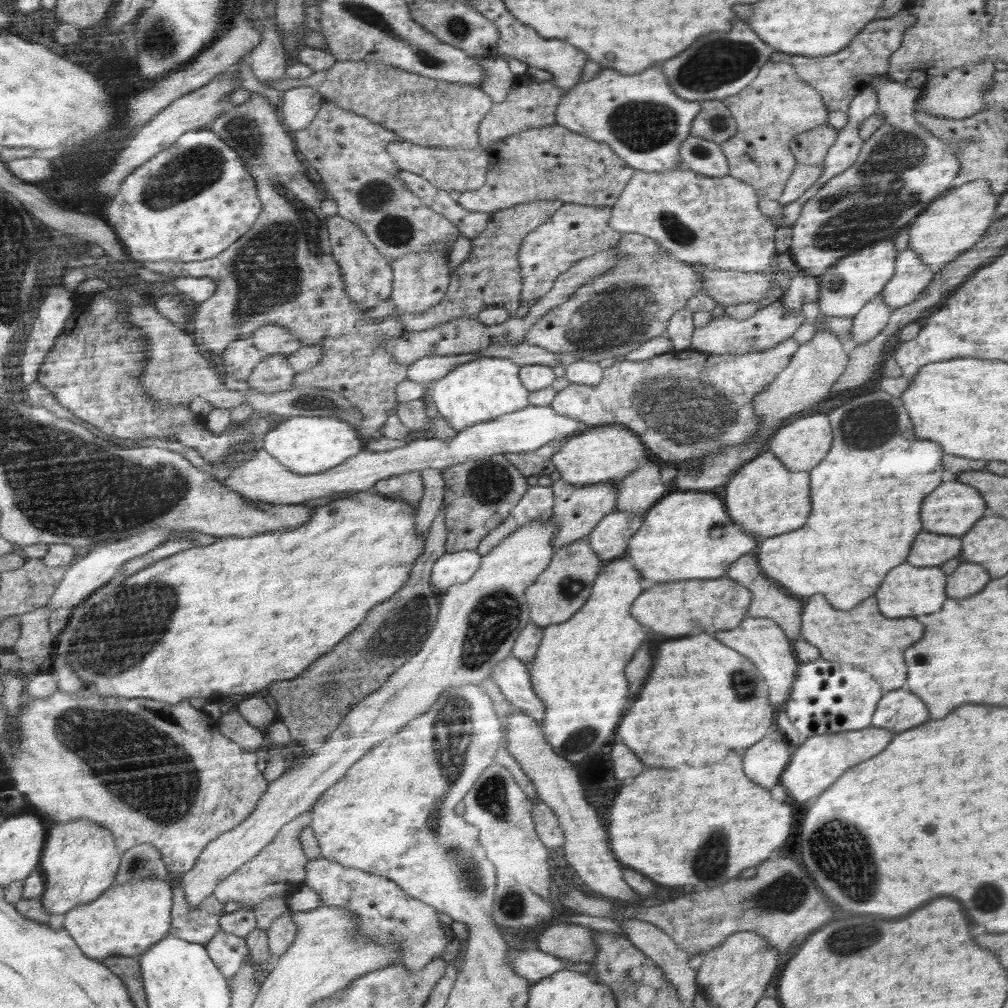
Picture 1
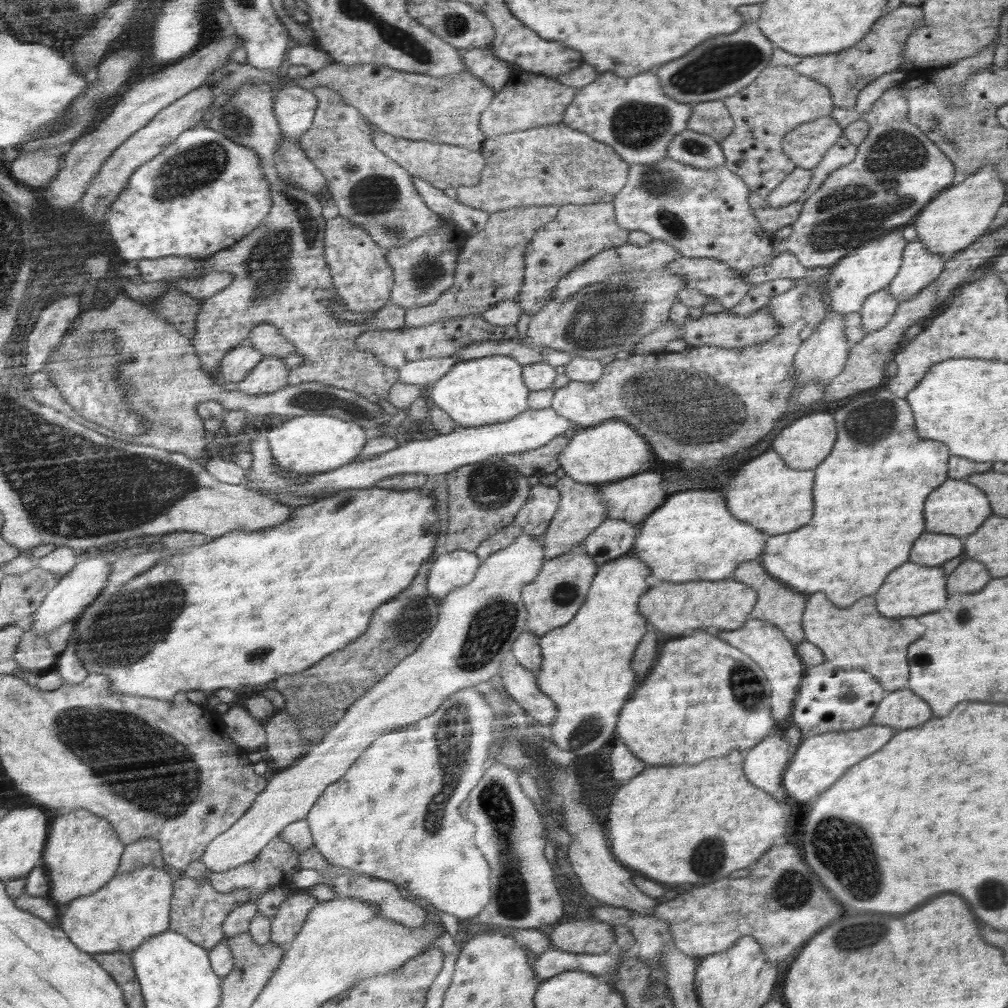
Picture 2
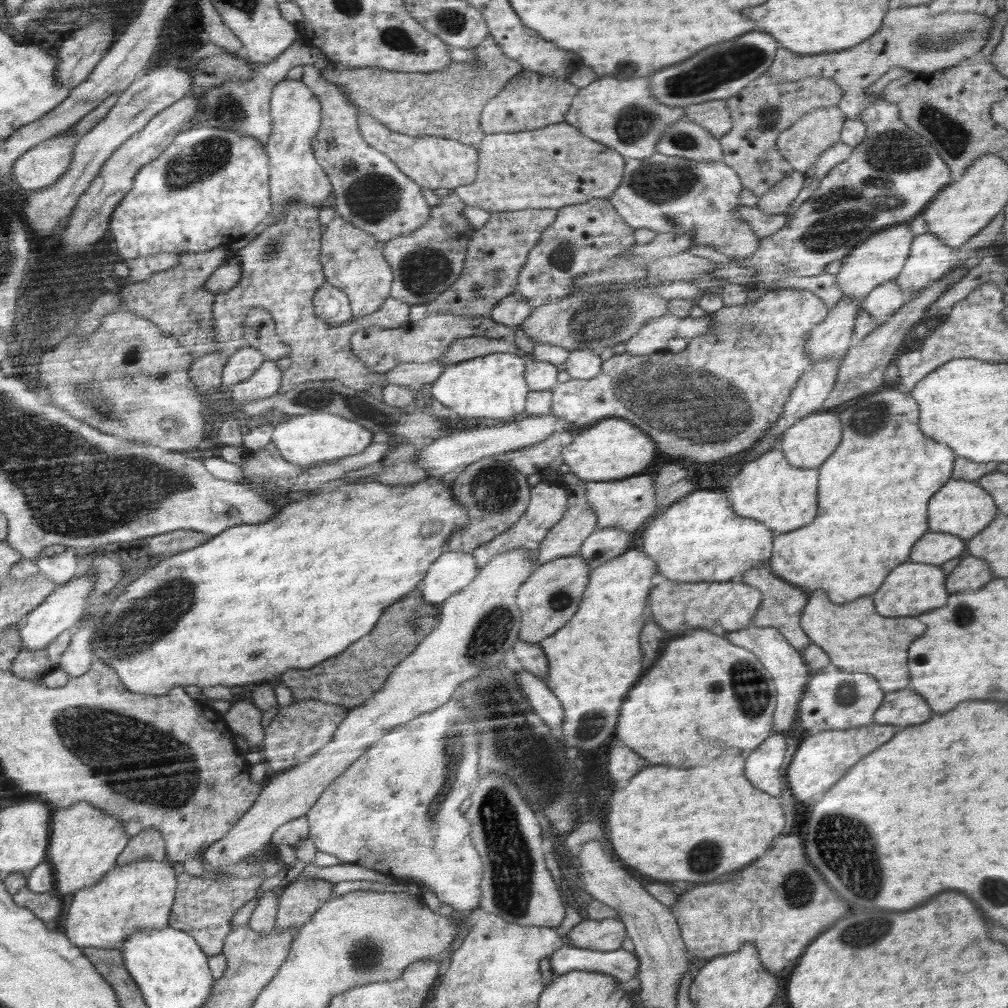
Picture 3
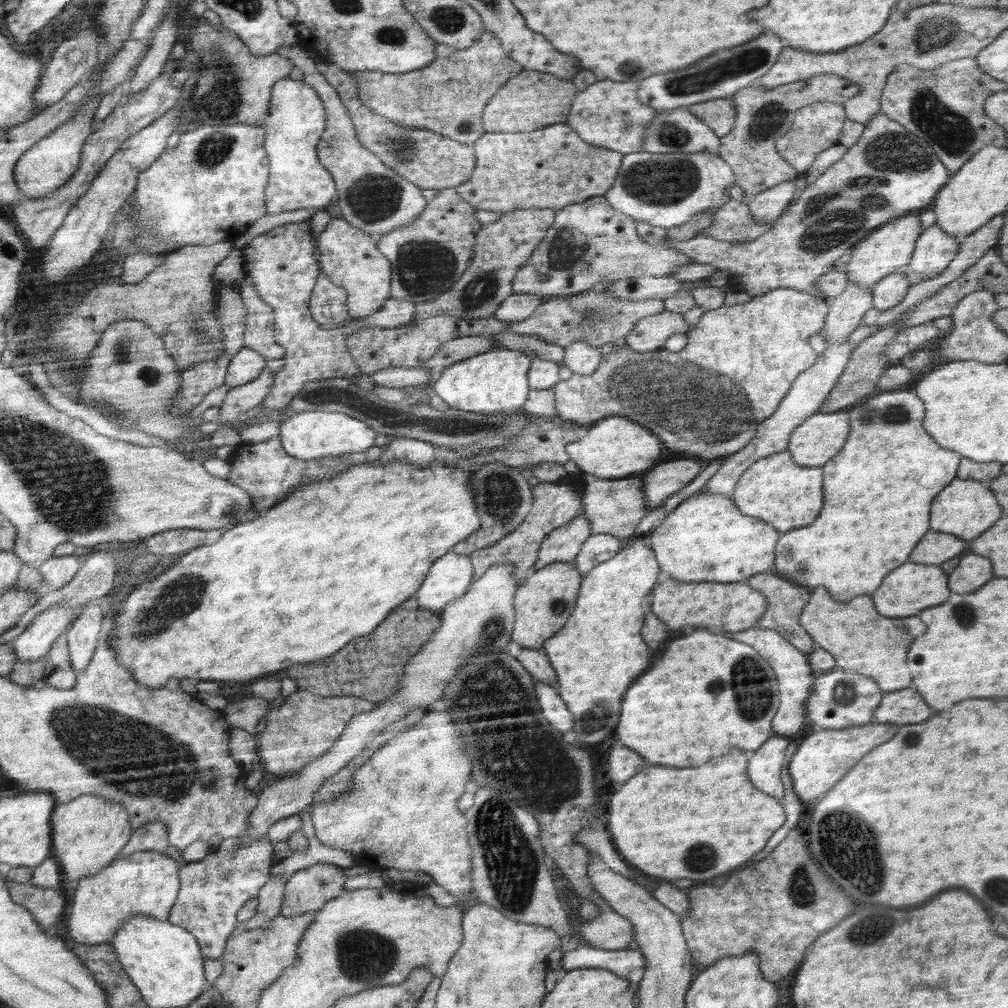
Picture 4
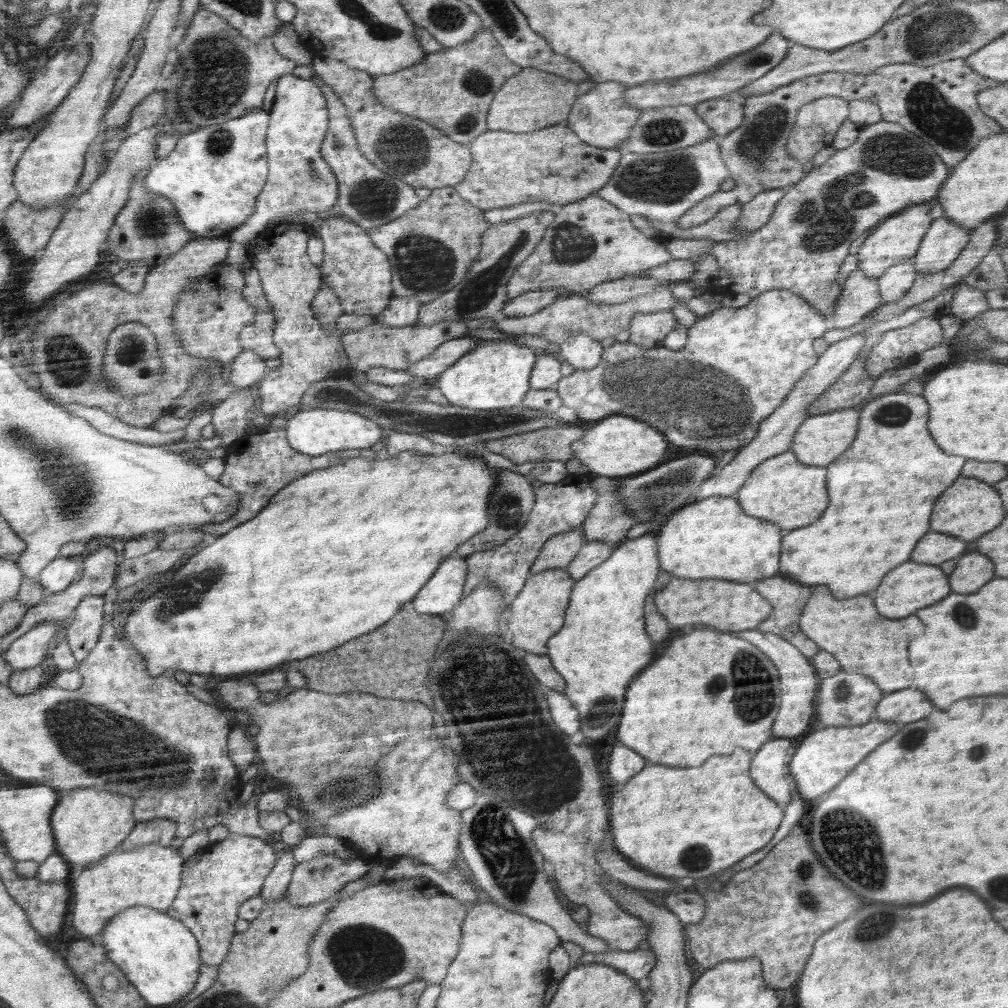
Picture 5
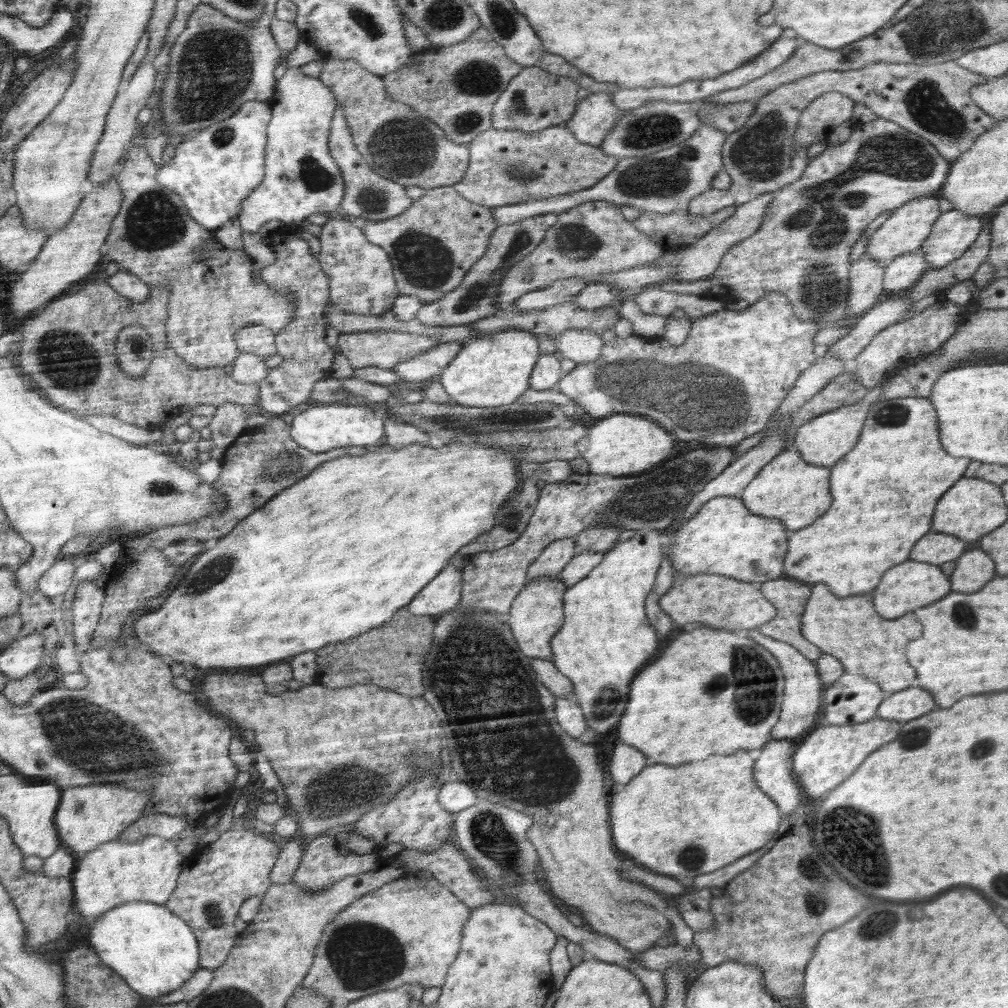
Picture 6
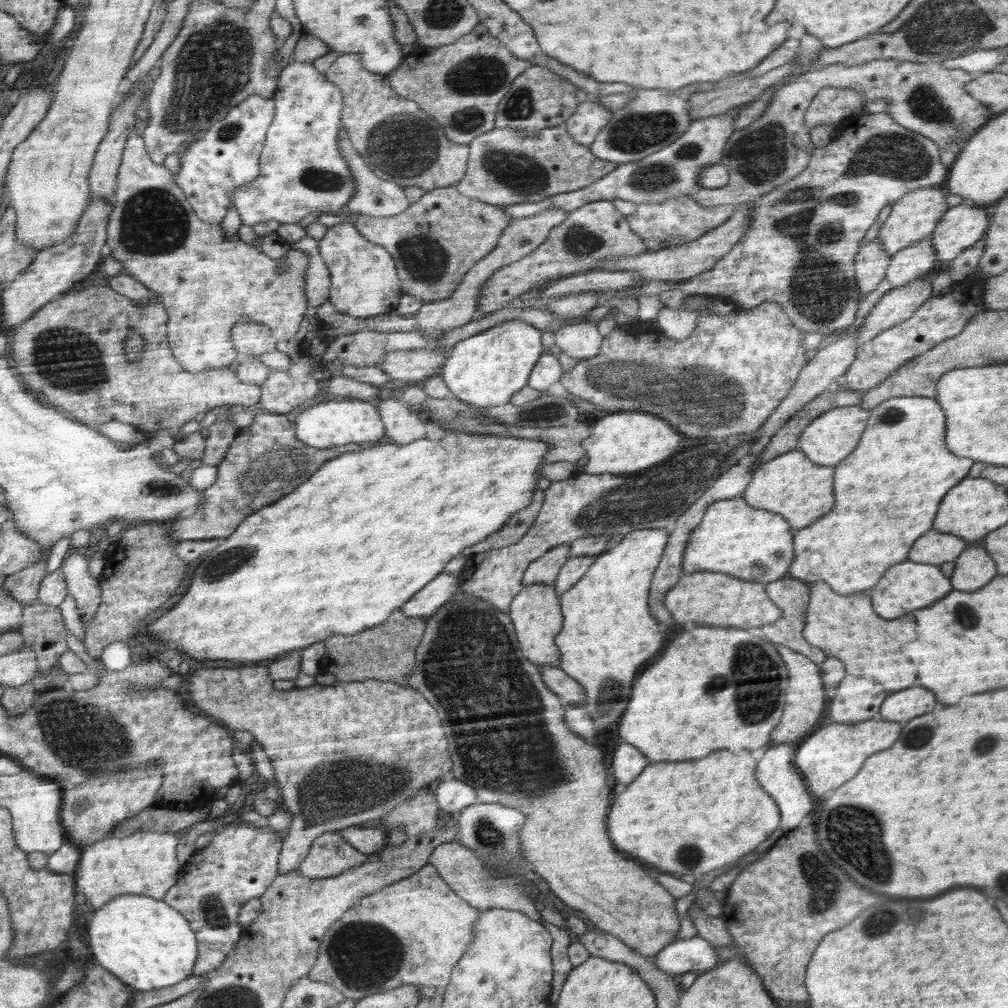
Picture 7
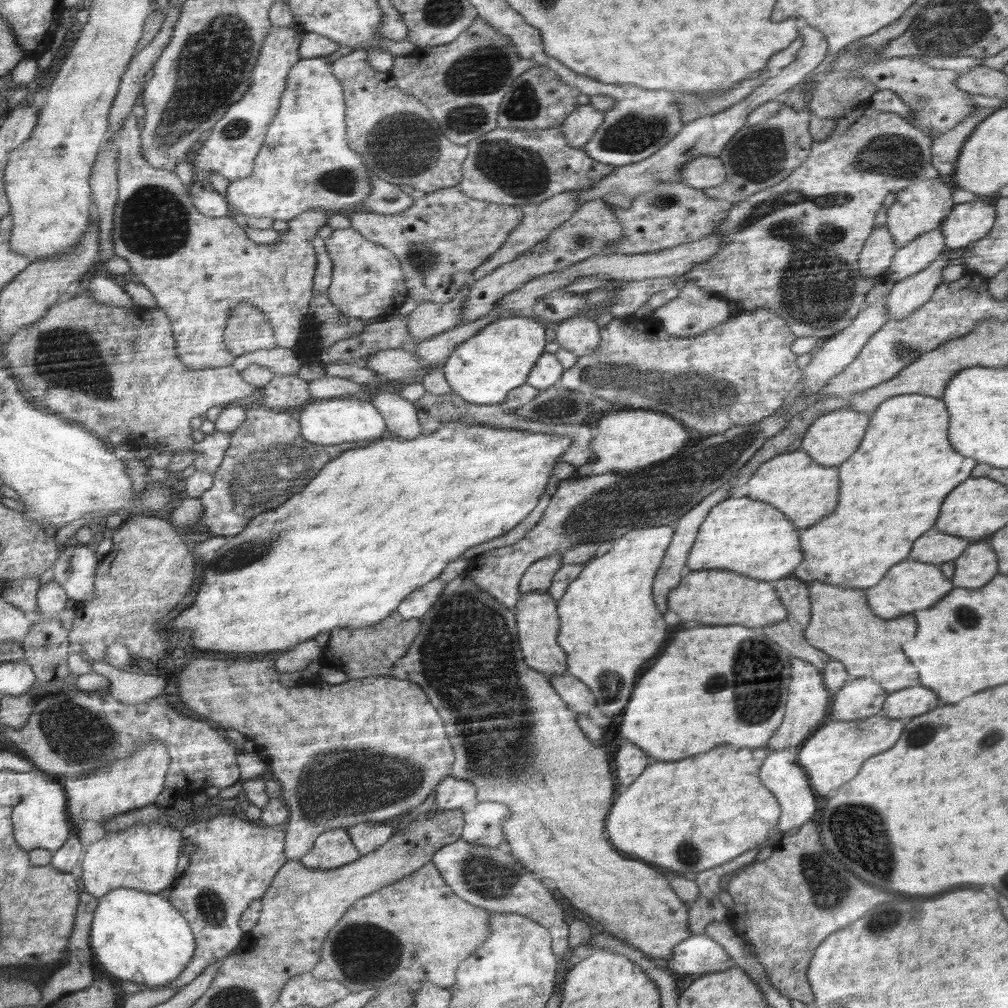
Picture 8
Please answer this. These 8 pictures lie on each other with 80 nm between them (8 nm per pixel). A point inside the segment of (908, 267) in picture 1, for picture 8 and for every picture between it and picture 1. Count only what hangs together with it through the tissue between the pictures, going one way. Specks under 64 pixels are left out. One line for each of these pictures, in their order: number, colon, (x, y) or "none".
2: (919, 267)
3: (929, 259)
4: (934, 249)
5: (944, 240)
6: (953, 232)
7: (961, 226)
8: (966, 223)

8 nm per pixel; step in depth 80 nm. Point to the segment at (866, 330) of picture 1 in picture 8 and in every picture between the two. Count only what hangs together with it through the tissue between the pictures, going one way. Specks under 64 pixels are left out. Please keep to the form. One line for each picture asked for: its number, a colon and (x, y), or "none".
2: (878, 308)
3: (884, 300)
4: (888, 292)
5: (898, 278)
6: (905, 270)
7: (909, 264)
8: (916, 255)

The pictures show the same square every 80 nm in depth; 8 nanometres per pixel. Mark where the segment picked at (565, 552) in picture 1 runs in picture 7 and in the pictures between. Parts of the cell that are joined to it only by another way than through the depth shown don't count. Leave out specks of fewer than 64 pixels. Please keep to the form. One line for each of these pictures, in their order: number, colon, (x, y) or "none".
2: (551, 602)
3: (549, 599)
4: (546, 599)
5: (539, 611)
6: (538, 613)
7: (536, 612)

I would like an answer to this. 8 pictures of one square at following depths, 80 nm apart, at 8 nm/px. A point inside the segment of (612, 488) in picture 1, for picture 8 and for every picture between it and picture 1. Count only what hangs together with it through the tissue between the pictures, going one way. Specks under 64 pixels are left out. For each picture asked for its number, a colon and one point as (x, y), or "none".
2: (581, 510)
3: (565, 539)
4: (562, 545)
5: (559, 551)
6: (556, 556)
7: (545, 570)
8: (538, 576)

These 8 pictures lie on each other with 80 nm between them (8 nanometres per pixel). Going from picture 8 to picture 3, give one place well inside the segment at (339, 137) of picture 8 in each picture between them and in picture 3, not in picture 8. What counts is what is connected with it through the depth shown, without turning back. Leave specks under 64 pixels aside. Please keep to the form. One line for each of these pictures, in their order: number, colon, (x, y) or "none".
3: (296, 176)
4: (297, 120)
5: (302, 181)
6: (303, 179)
7: (304, 172)

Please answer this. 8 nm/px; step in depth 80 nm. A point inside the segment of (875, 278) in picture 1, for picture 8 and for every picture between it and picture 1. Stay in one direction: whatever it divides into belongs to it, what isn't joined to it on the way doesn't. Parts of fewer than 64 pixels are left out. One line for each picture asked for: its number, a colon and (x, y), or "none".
2: (870, 268)
3: (881, 257)
4: (889, 247)
5: (897, 238)
6: (908, 226)
7: (914, 217)
8: (920, 208)

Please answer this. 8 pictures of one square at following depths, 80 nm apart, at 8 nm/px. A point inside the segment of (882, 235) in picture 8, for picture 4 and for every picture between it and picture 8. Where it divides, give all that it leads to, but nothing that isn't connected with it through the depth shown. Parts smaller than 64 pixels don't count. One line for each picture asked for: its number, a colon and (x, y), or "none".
4: (846, 310)
5: (859, 296)
6: (865, 276)
7: (871, 262)

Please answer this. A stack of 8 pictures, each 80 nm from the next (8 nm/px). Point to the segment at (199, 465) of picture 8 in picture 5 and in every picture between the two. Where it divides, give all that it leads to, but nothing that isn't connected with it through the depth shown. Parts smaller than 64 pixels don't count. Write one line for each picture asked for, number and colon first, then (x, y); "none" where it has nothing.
5: (229, 422)
6: (229, 422)
7: (222, 433)

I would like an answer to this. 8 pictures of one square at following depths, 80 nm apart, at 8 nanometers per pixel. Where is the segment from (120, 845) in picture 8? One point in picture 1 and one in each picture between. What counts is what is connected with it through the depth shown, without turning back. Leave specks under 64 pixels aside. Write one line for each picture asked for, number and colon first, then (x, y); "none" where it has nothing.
1: (126, 920)
2: (133, 908)
3: (141, 894)
4: (145, 883)
5: (149, 876)
6: (115, 873)
7: (144, 863)

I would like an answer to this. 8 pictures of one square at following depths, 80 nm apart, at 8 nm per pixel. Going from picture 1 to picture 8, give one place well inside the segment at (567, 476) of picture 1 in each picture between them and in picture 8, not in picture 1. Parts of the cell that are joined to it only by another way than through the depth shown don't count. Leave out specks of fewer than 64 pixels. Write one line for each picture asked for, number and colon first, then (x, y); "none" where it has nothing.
2: (609, 452)
3: (614, 449)
4: (616, 448)
5: (617, 447)
6: (620, 444)
7: (628, 441)
8: (632, 439)

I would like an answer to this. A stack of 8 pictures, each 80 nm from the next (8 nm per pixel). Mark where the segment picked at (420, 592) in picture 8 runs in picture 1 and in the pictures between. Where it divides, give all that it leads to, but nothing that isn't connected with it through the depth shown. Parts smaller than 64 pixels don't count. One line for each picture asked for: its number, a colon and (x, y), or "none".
1: (452, 568)
2: (454, 569)
3: (453, 570)
4: (451, 576)
5: (444, 591)
6: (442, 594)
7: (444, 587)

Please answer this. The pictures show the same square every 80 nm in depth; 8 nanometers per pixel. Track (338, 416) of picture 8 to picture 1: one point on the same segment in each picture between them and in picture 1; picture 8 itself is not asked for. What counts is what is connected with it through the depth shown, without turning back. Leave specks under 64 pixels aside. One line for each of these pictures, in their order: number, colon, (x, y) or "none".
1: (307, 445)
2: (313, 443)
3: (305, 440)
4: (307, 436)
5: (317, 431)
6: (318, 428)
7: (336, 421)

